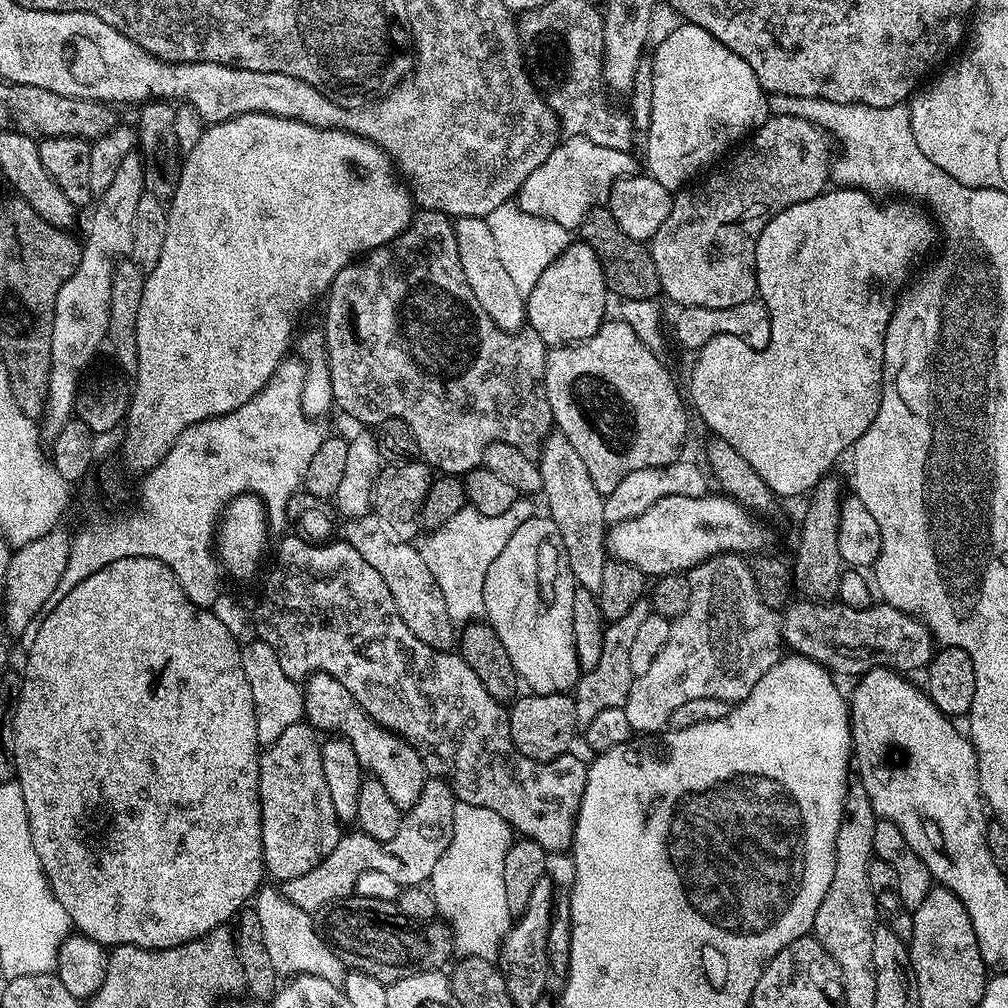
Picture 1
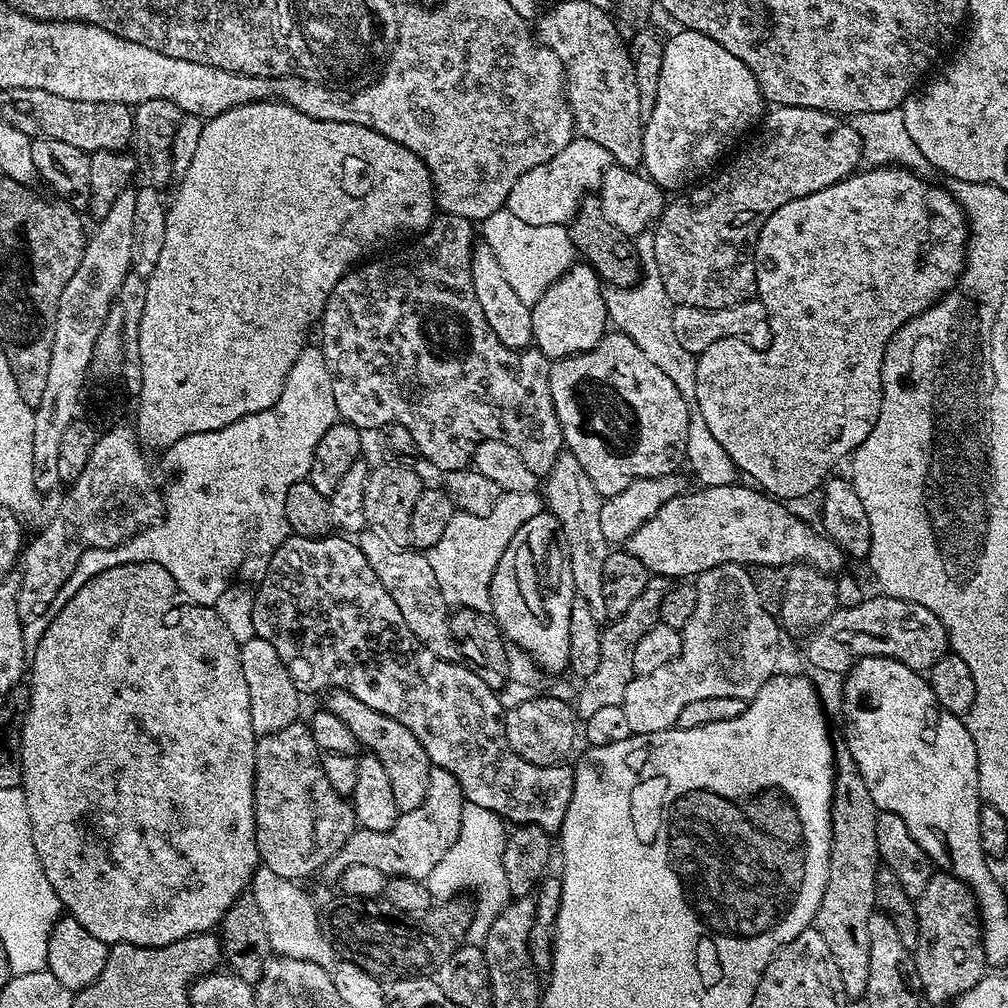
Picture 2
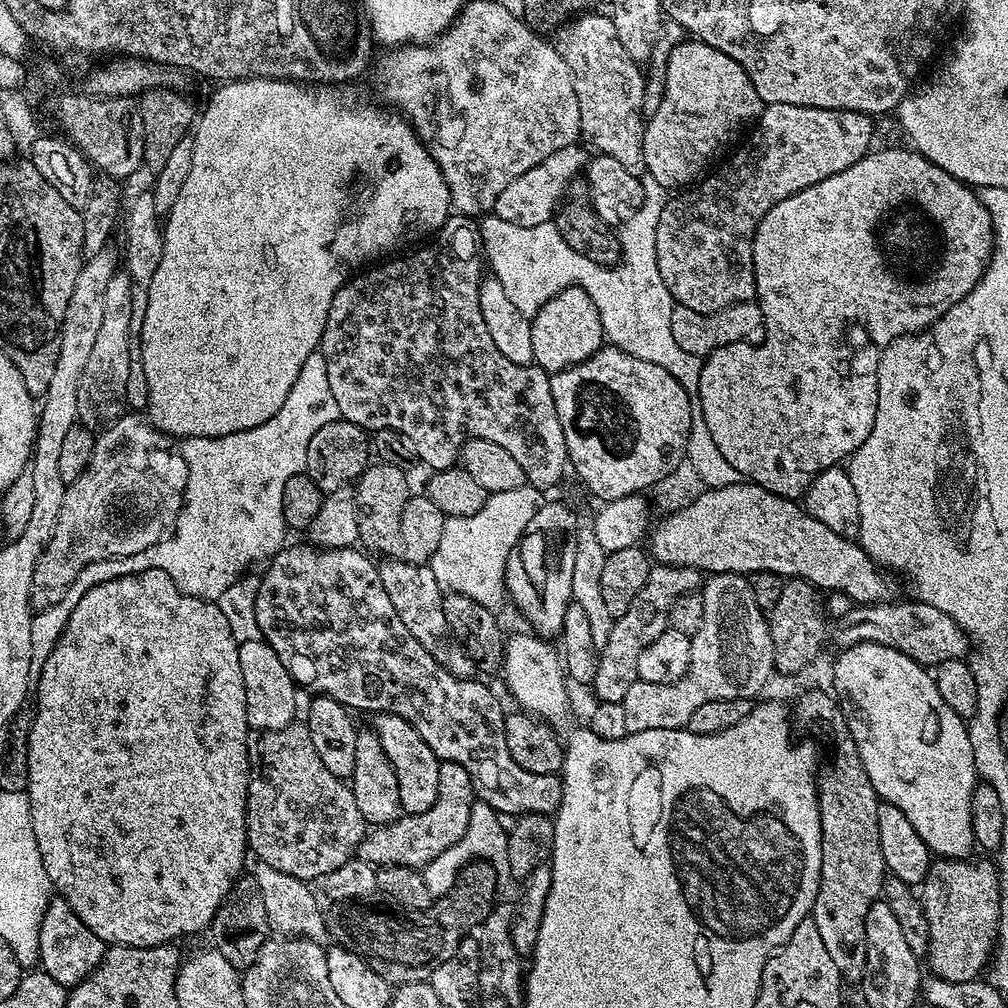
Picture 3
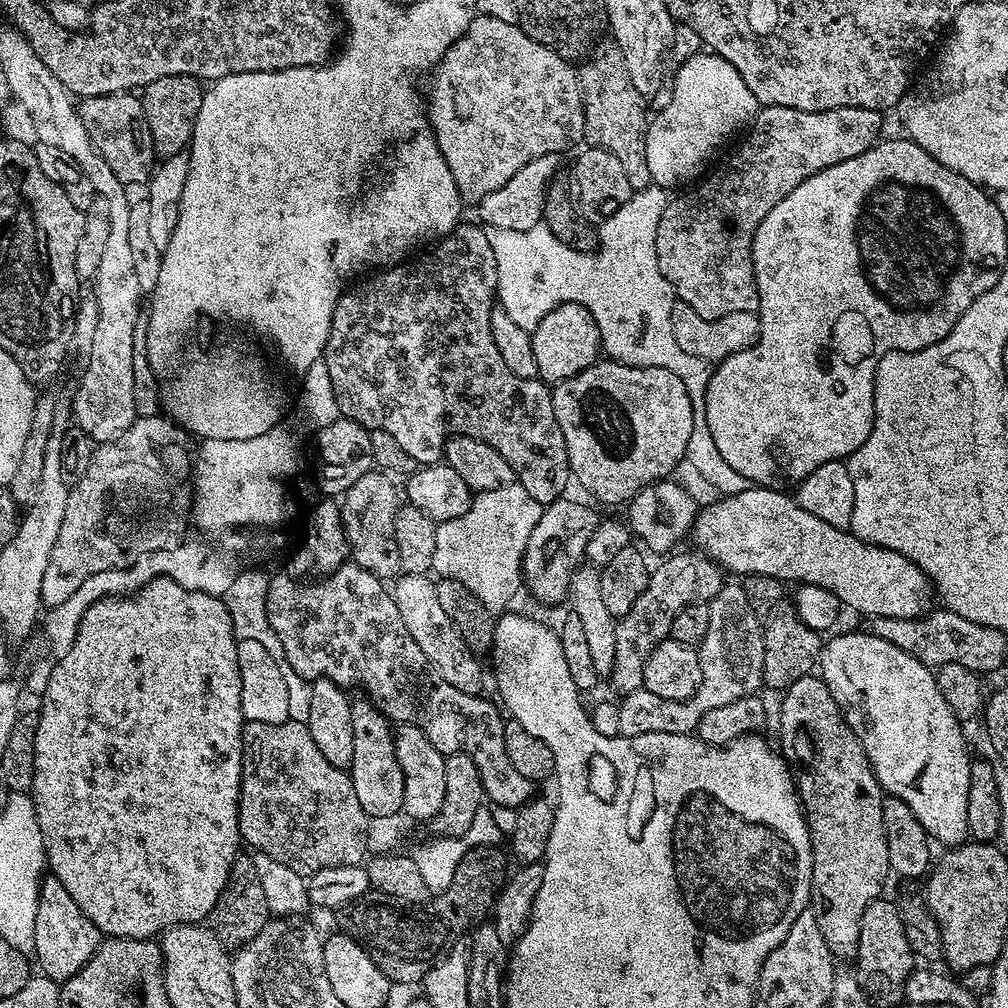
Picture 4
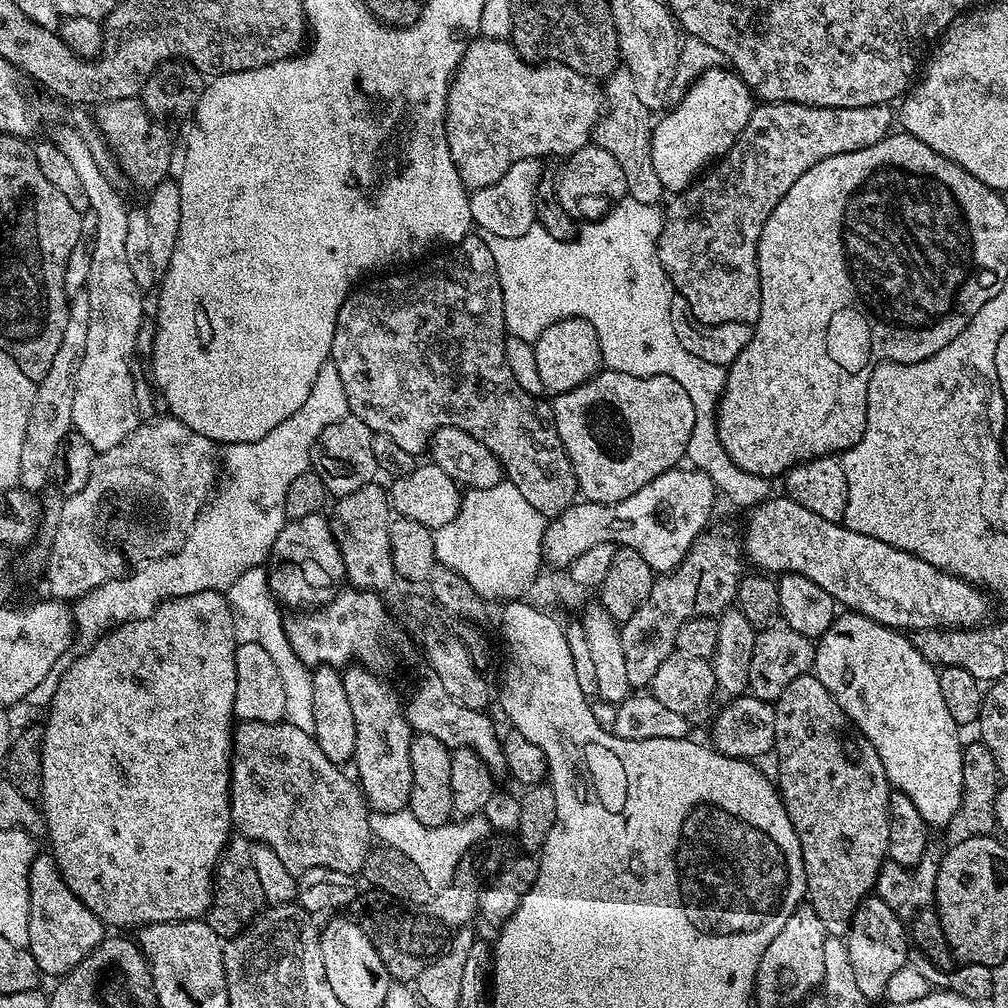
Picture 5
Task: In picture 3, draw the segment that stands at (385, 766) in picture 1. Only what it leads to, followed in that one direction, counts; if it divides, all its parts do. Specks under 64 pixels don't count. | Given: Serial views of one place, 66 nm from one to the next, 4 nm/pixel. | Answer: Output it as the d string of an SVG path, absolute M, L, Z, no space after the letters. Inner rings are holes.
M377 712L371 717L370 727L378 734L378 742L382 742L382 750L386 750L386 758L390 758L390 766L394 766L394 774L398 774L398 790L400 791L400 807L407 815L420 816L438 798L438 770L441 760L426 746L422 734L406 722L406 718L398 718L398 714Z

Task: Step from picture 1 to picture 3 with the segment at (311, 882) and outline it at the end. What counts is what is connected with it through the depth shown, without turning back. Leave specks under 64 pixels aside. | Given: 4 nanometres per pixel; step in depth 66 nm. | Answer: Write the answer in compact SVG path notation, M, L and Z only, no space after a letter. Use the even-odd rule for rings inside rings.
M441 760L438 770L438 798L430 810L420 816L401 815L392 824L377 827L373 834L365 835L358 849L359 859L373 866L406 866L407 868L423 869L438 854L450 850L462 834L466 834L466 826L470 826L470 810L477 802L476 791L470 782L470 774L458 762Z

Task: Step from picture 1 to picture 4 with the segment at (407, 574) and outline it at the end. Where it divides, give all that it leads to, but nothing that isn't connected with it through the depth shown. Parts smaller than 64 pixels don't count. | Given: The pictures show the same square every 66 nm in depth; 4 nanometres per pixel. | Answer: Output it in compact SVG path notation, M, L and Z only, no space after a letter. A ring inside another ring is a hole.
M401 574L395 577L395 584L396 588L393 587L391 593L398 606L398 614L402 614L402 622L406 625L406 630L410 630L410 638L418 642L422 654L426 654L426 658L436 667L436 673L457 690L475 696L481 695L485 691L484 672L476 661L479 660L477 653L469 650L454 622L450 622L450 614L442 610L438 602L436 580L428 574L423 576Z

